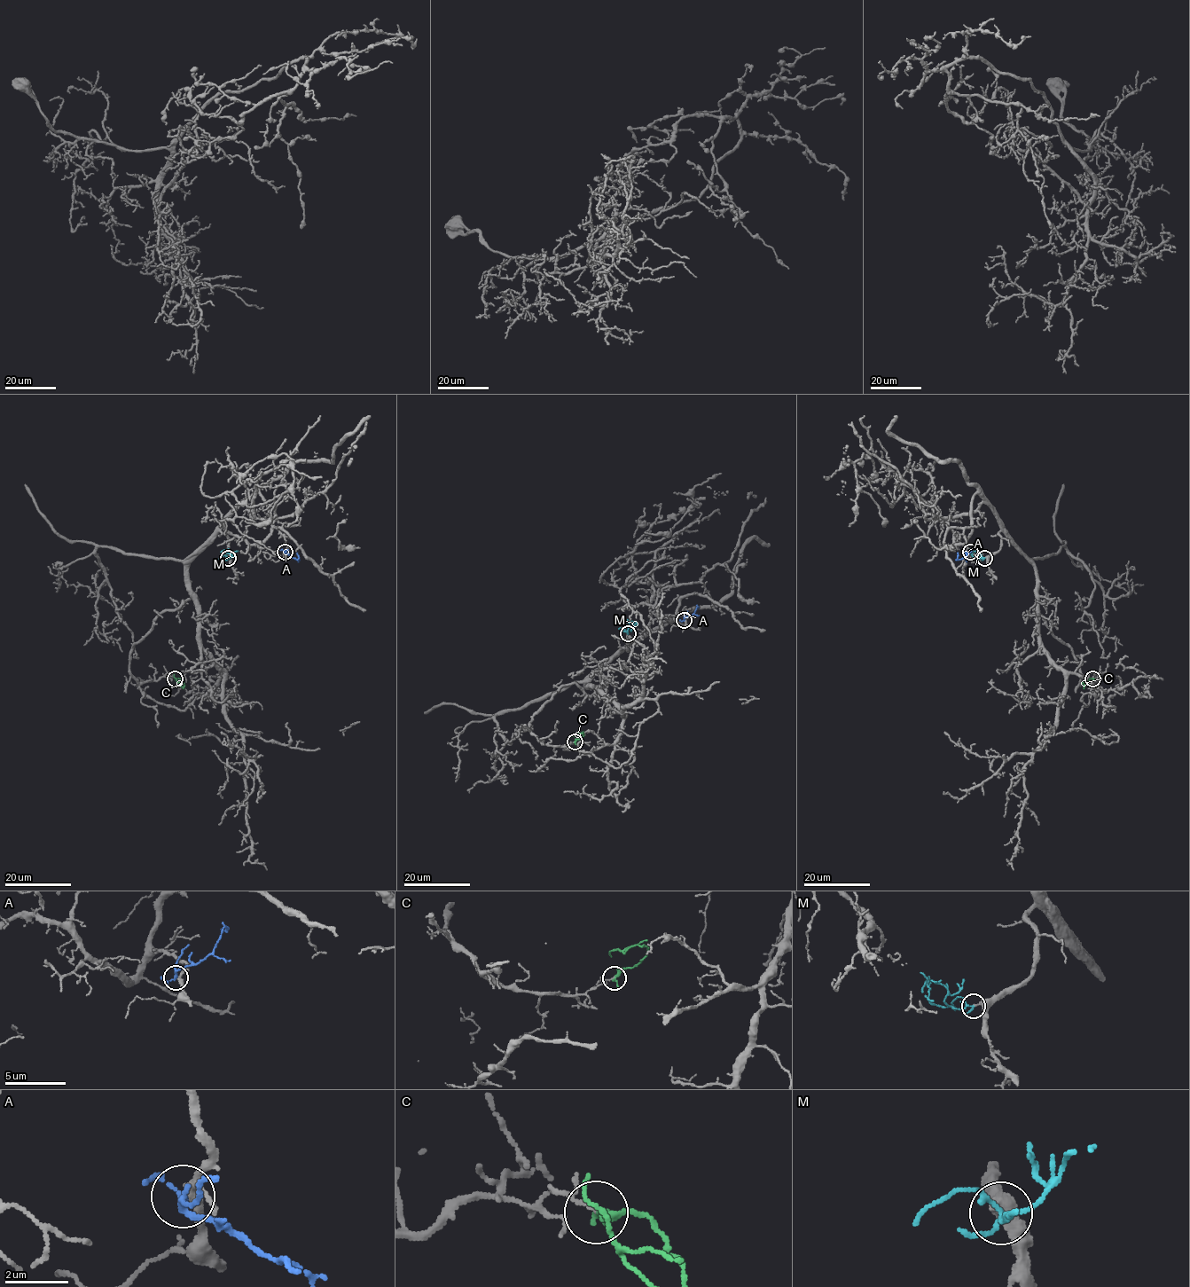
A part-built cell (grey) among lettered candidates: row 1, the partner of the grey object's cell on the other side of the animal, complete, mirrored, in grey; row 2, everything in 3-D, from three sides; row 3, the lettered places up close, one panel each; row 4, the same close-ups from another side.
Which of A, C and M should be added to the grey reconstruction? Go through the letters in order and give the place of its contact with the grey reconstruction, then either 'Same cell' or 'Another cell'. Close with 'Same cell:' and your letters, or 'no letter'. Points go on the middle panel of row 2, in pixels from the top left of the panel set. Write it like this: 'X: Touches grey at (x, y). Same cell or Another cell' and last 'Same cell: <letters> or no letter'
A: Touches grey at (684, 620). Another cell
C: Touches grey at (575, 741). Another cell
M: Touches grey at (628, 633). Same cell
Same cell: M

